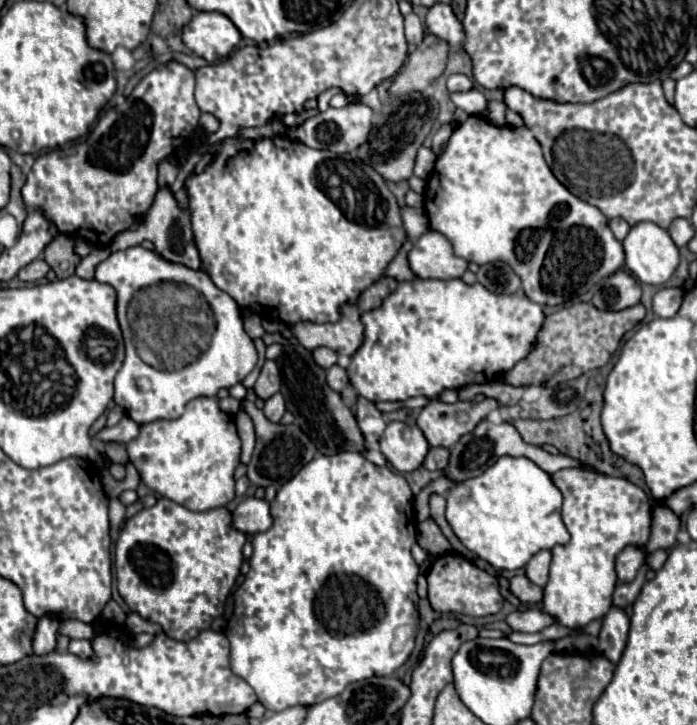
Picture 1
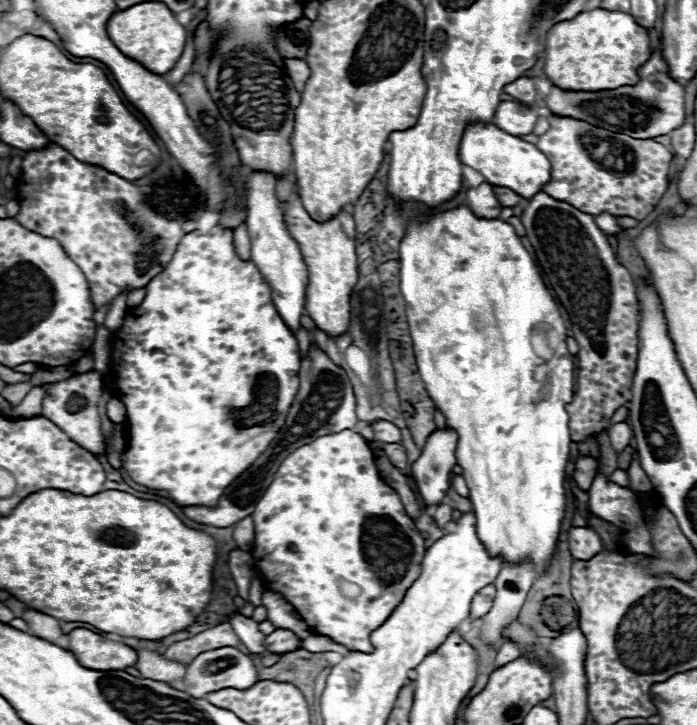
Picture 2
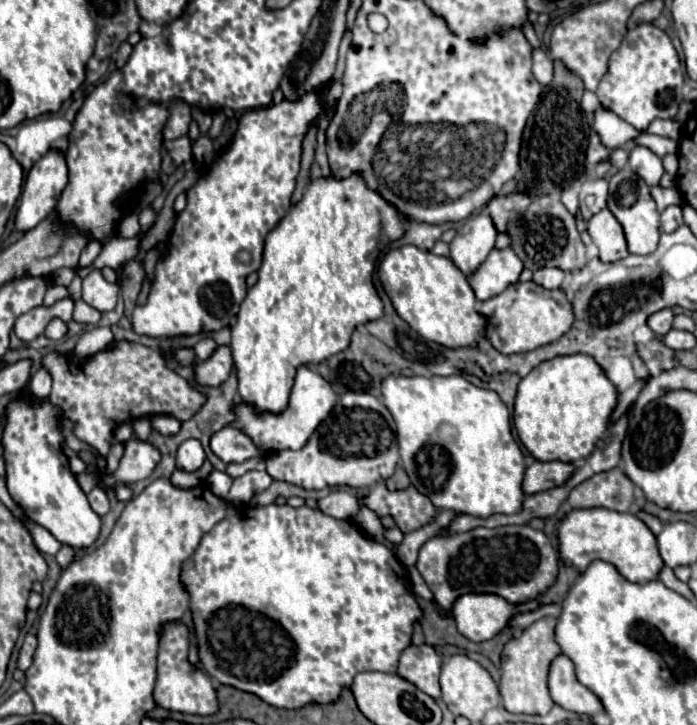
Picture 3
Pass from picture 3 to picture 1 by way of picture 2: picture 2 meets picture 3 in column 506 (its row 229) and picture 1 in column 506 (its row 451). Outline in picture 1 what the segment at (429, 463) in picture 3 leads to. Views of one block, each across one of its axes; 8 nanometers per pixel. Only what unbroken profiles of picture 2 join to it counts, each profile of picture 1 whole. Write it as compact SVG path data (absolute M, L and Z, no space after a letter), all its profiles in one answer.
M502 456L480 476L452 486L446 502L446 520L450 522L460 542L498 570L524 568L536 552L552 550L556 544L566 544L570 540L570 534L560 516L562 492L556 488L556 484L552 484L552 476L526 456Z

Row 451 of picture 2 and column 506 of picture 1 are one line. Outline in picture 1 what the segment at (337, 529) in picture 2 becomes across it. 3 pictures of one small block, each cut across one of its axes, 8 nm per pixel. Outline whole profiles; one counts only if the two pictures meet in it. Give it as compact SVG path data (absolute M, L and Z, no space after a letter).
M416 278L412 282L400 282L396 292L390 294L380 308L376 308L374 312L366 312L362 314L362 322L364 322L364 344L358 348L358 352L352 356L352 362L348 366L348 376L350 376L350 382L352 386L358 390L360 396L368 398L368 400L374 400L374 402L384 402L384 400L406 400L406 398L412 398L412 396L428 396L428 398L436 398L444 388L462 388L466 384L482 384L482 382L490 382L494 380L498 374L502 372L508 372L518 360L522 360L534 338L536 338L536 332L540 330L542 322L544 322L544 312L542 312L542 306L530 302L524 294L514 294L514 296L508 296L508 294L494 294L494 292L488 292L482 284L474 284L474 286L468 286L464 284L462 280L422 280L422 278Z

